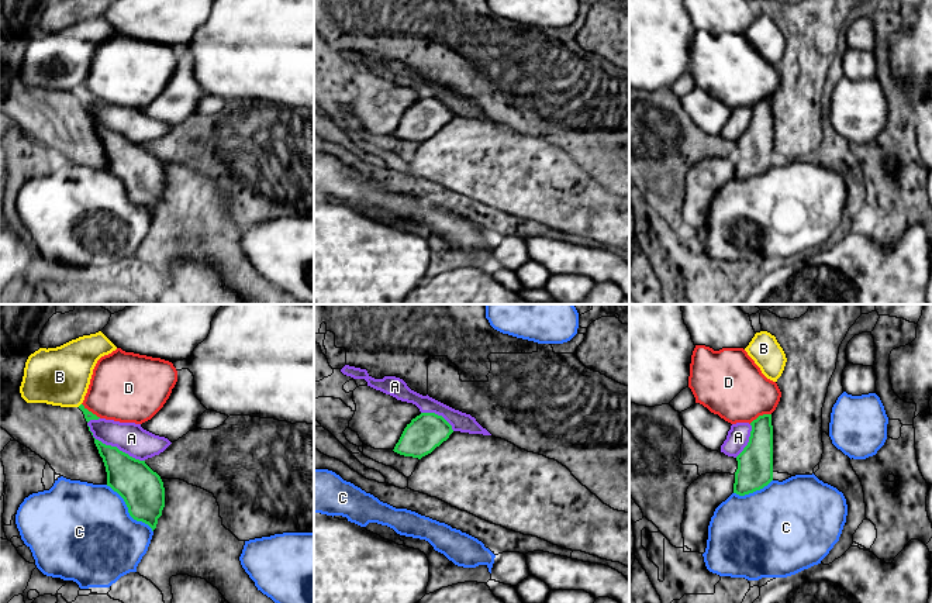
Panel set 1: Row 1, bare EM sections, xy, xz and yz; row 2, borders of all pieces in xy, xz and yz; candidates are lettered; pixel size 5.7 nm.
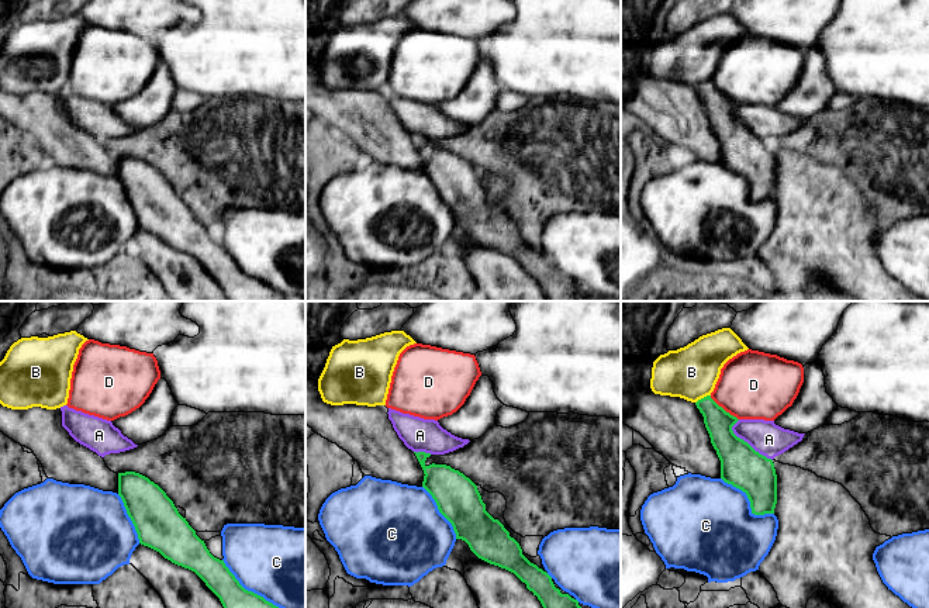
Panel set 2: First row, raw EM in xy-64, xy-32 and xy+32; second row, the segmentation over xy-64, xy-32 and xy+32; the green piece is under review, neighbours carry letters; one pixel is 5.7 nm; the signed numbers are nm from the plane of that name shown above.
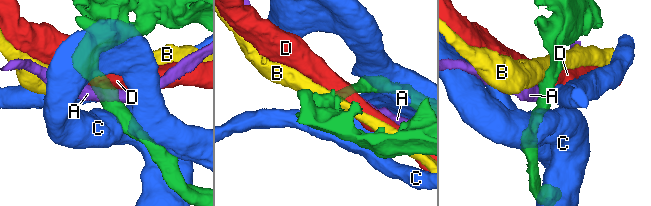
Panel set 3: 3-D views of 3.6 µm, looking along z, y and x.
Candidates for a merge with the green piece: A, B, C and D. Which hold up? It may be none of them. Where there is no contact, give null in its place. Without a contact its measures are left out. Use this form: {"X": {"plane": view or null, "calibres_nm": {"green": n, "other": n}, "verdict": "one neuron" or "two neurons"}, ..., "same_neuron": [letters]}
{"A": {"plane": "xy", "calibres_nm": {"green": 240, "other": 180}, "verdict": "two neurons"}, "B": {"plane": null, "verdict": "two neurons"}, "C": {"plane": "xy", "calibres_nm": {"green": 240, "other": 480}, "verdict": "two neurons"}, "D": {"plane": "yz", "calibres_nm": {"green": 190, "other": 380}, "verdict": "two neurons"}, "same_neuron": []}

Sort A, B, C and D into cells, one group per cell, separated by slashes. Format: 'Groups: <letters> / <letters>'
Groups: A / B D / C

